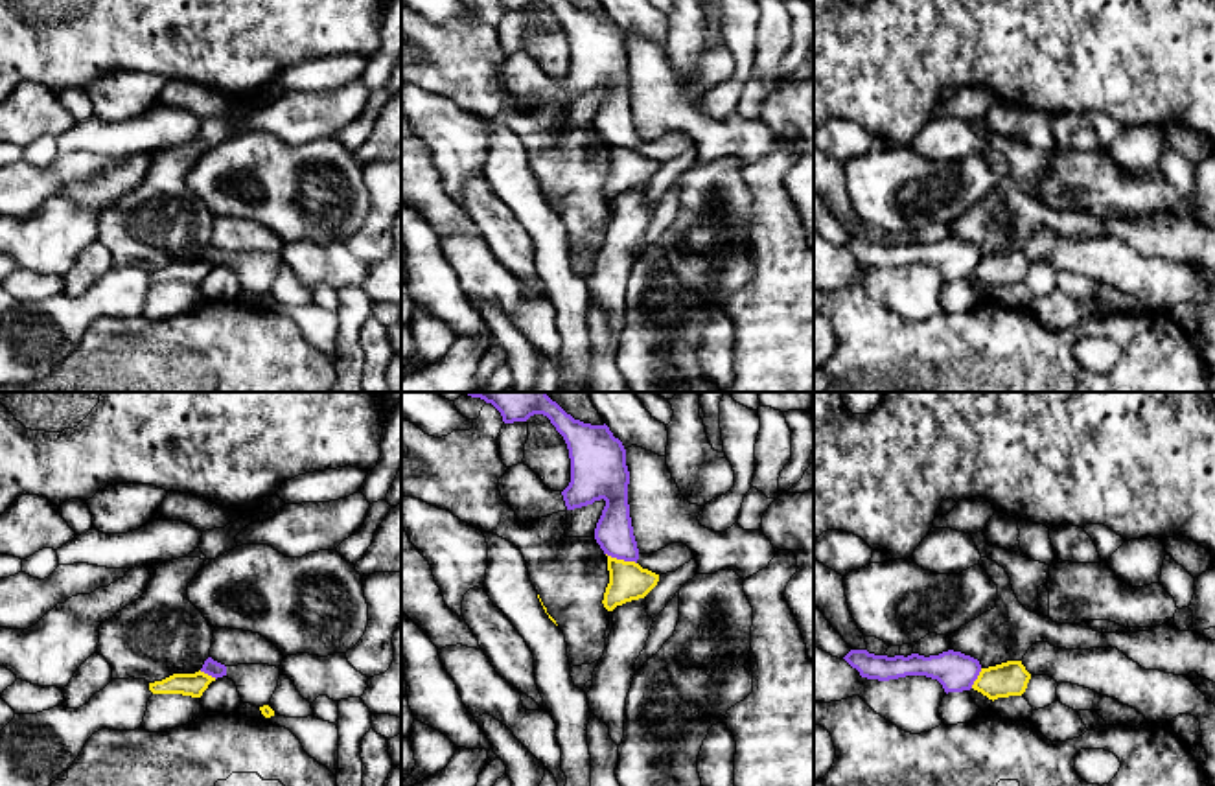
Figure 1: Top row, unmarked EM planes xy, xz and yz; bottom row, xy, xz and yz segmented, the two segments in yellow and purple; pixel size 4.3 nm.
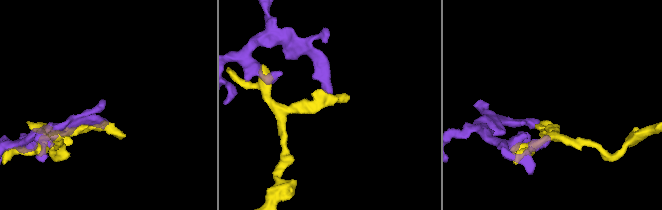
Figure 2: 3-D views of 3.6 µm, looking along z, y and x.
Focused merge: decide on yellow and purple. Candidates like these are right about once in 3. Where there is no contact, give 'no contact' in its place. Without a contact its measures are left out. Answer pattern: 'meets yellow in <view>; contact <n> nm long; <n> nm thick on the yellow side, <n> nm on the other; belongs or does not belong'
meets yellow in xz; contact 140 nm long; 170 nm thick on the yellow side, 170 nm on the other; does not belong

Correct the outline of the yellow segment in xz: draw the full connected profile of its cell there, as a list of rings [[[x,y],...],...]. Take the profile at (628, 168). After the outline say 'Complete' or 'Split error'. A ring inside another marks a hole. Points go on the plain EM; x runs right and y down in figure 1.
[[[608,144],[609,171],[604,180],[604,195],[613,199],[631,188],[644,186],[659,169],[659,162],[642,156],[635,149]]]. Complete

